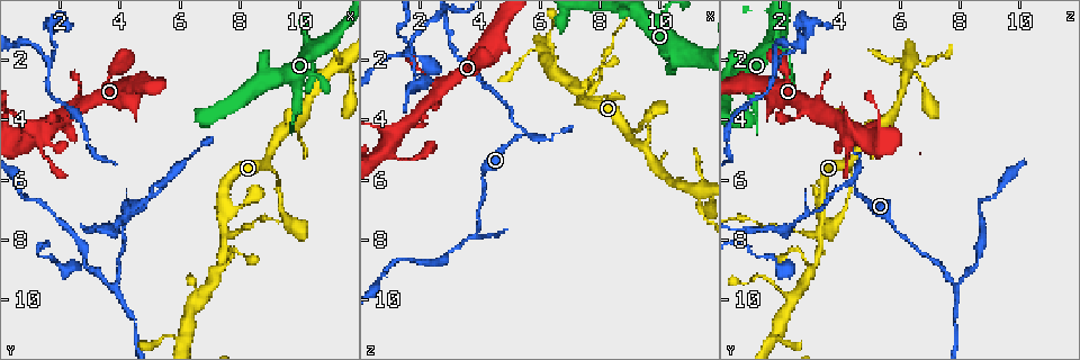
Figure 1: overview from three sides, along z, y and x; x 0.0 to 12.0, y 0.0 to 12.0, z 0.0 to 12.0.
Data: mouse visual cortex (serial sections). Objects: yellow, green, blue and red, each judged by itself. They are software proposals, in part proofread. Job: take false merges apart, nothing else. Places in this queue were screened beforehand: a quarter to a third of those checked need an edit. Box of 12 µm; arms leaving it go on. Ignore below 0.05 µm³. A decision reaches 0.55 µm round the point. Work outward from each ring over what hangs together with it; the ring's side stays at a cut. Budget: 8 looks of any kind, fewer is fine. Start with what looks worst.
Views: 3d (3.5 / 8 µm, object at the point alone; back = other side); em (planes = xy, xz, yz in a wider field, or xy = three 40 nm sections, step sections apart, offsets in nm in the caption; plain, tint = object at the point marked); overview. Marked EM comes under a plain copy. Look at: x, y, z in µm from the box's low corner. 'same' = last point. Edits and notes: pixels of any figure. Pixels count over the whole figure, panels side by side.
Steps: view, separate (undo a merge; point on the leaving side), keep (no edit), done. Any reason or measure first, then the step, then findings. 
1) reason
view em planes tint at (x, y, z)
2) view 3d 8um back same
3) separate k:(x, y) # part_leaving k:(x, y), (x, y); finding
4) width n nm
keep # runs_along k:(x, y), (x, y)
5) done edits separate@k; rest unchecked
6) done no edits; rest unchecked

three arms meet
view 3d 3.5um at (5.5, 6.1, 4.5)

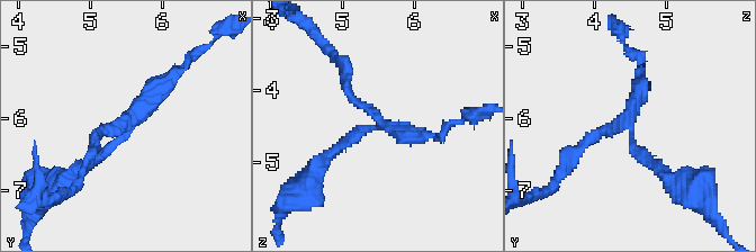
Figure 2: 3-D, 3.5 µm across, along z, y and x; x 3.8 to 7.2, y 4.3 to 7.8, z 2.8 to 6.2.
shape alone is not enough
view em xy step 5 tint at (5.45, 6.10, 4.45)

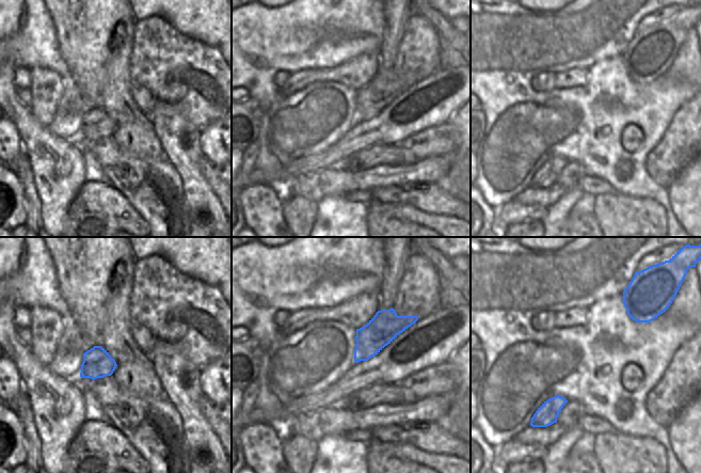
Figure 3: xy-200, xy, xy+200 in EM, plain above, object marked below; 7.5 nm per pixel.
separate 2:(602, 129) # two cells meet here

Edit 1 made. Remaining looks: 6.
abrupt turn
view 3d 3.5um at (3.9, 9.5, 7.8)

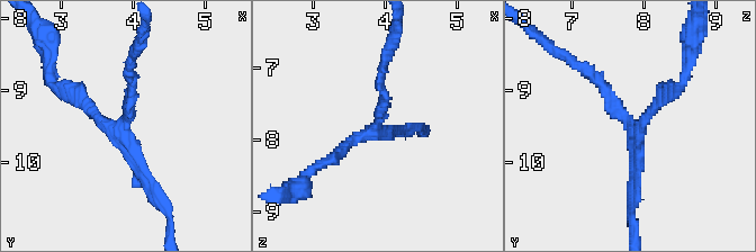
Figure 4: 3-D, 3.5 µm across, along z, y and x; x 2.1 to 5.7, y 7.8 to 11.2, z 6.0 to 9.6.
arms 3; arm_widths 150, 150, 150 nm; now the EM
view em xy step 1 tint at (3.90, 9.50, 7.80)

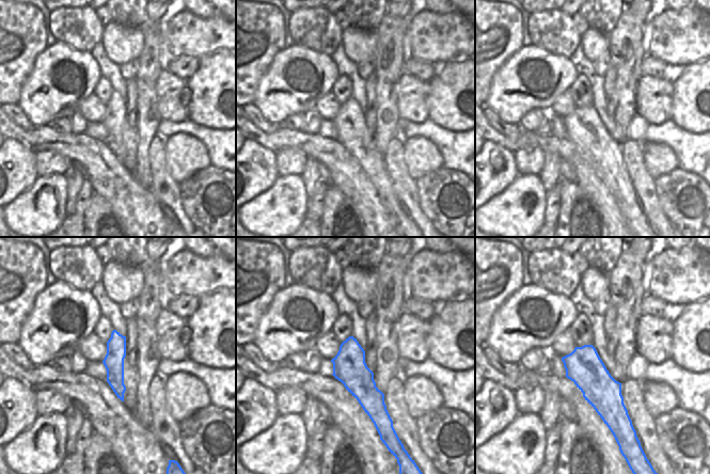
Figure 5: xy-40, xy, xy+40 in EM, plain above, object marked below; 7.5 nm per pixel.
keep # runs_along 4:(381, 78), (378, 124), (323, 164); continuous, no second cell

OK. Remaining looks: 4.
three-way junction
view 3d 3.5um back at (7.4, 7.7, 3.4)

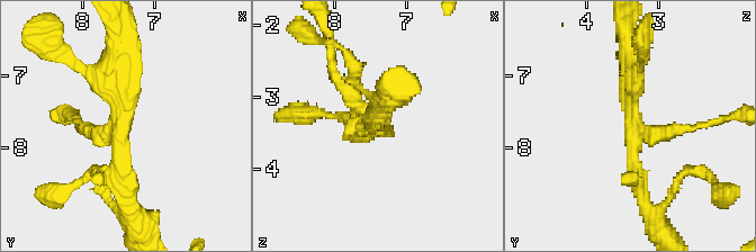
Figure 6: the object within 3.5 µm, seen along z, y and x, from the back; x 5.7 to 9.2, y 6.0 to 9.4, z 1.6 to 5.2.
arms 3; arm_widths 200, 250, 250 nm
view em planes tint at (7.50, 7.80, 3.35)

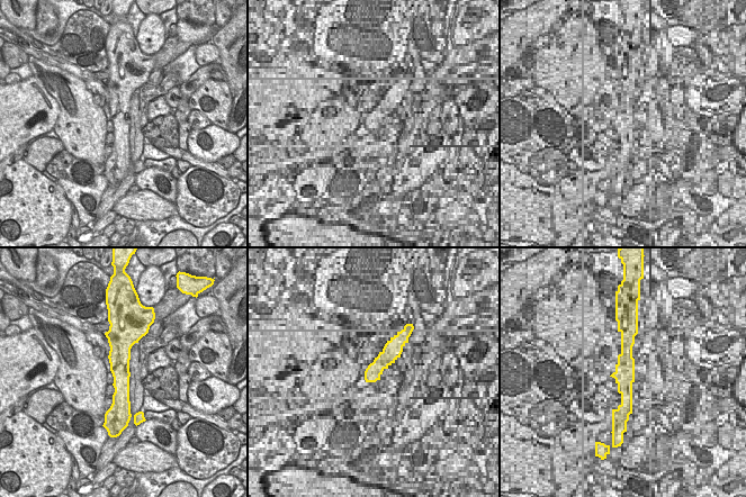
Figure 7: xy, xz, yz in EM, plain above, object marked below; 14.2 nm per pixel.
width 300 nm
keep # runs_along 7:(118, 337), (122, 404), (125, 409); all the same cell

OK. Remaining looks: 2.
thin arm on a thick one
view 3d 3.5um at (11.4, 2.1, 6.8)

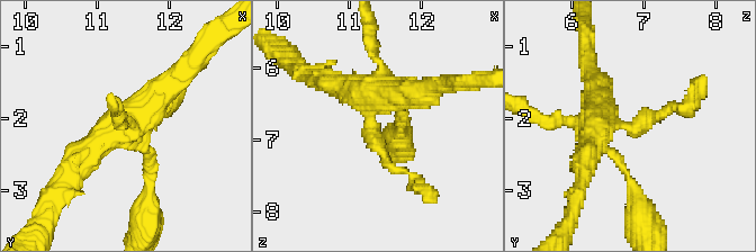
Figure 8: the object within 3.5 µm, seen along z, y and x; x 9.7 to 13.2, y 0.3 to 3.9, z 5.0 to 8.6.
now the EM
view em xy step 1 tint at (11.30, 2.10, 6.75)

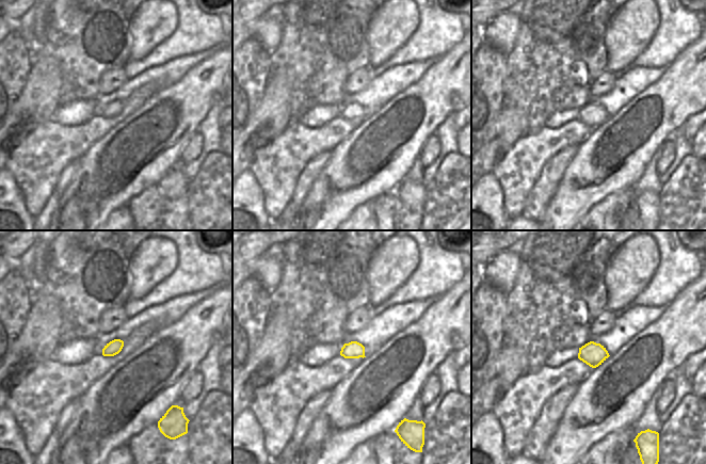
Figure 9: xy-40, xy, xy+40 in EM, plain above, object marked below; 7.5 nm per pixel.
keep # runs_along 8:(333, 83), (367, 90), (374, 142), (405, 170); all the same cell

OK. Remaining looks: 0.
done edits separate@2; rest unchecked

